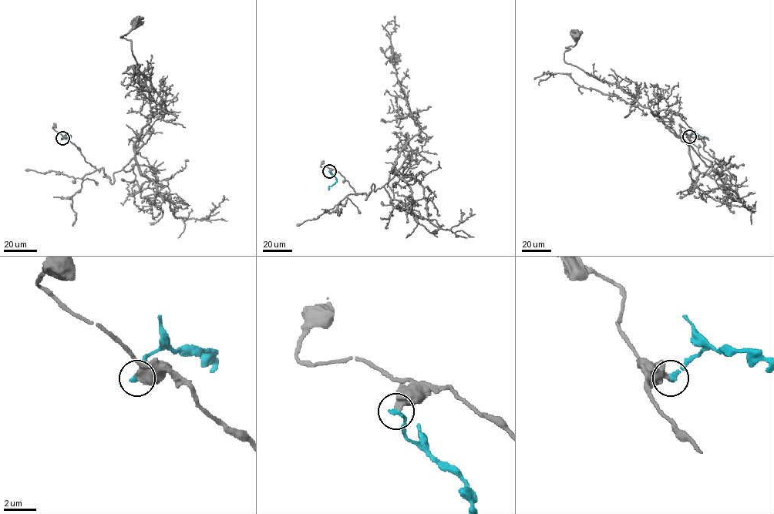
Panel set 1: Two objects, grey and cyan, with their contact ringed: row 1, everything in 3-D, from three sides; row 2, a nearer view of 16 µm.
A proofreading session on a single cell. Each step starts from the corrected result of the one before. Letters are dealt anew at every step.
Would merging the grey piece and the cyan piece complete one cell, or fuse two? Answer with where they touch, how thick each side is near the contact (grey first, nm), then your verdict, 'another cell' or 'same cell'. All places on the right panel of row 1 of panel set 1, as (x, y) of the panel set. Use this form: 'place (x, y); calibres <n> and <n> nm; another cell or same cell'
place (689, 136); calibres 480 and 320 nm; another cell

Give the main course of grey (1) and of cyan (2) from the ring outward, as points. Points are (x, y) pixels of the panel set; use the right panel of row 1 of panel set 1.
1: (689, 136), (714, 169), (701, 176), (709, 167), (647, 107), (617, 85), (567, 63), (564, 52), (577, 35)
2: (689, 136), (696, 134), (708, 139)

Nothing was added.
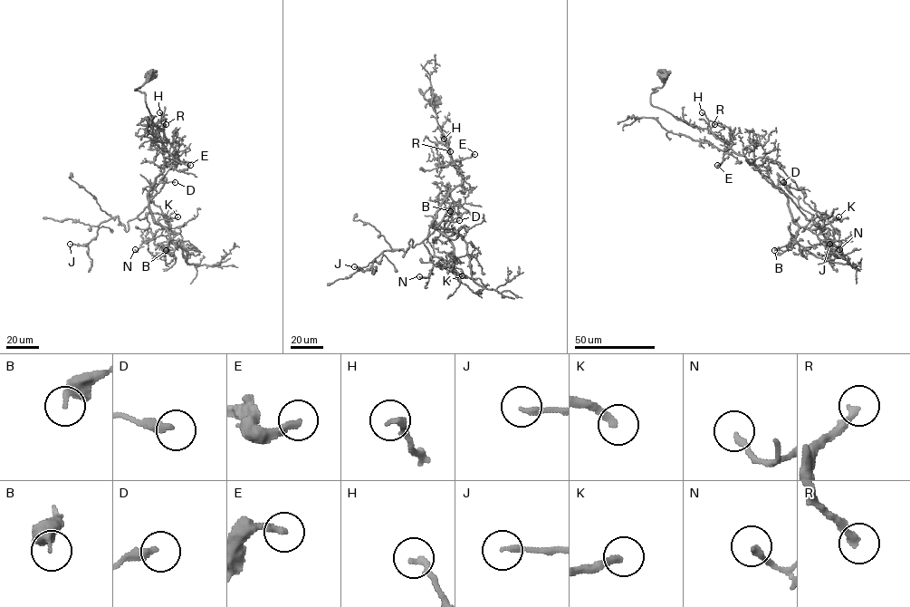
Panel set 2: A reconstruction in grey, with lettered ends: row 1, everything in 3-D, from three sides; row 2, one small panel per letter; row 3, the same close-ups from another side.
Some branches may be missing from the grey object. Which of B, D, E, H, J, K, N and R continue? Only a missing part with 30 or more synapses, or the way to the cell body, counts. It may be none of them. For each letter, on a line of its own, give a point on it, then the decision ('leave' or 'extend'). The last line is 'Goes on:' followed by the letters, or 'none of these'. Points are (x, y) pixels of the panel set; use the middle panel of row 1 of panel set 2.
B: (450, 211) | leave
D: (459, 220) | leave
E: (474, 154) | extend
H: (444, 139) | leave
J: (354, 266) | leave
K: (462, 275) | extend
N: (419, 276) | leave
R: (450, 151) | extend
Goes on: E, K, R

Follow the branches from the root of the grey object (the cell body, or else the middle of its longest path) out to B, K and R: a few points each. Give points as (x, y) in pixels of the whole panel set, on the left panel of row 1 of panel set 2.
B: (149, 75), (135, 90), (177, 154), (148, 192), (153, 219), (169, 237), (159, 245), (166, 250)
K: (149, 75), (135, 90), (145, 93), (152, 120), (177, 158), (164, 168), (166, 182), (138, 217), (177, 216)
R: (149, 75), (135, 90), (145, 93), (146, 106), (157, 126), (163, 130), (166, 124)

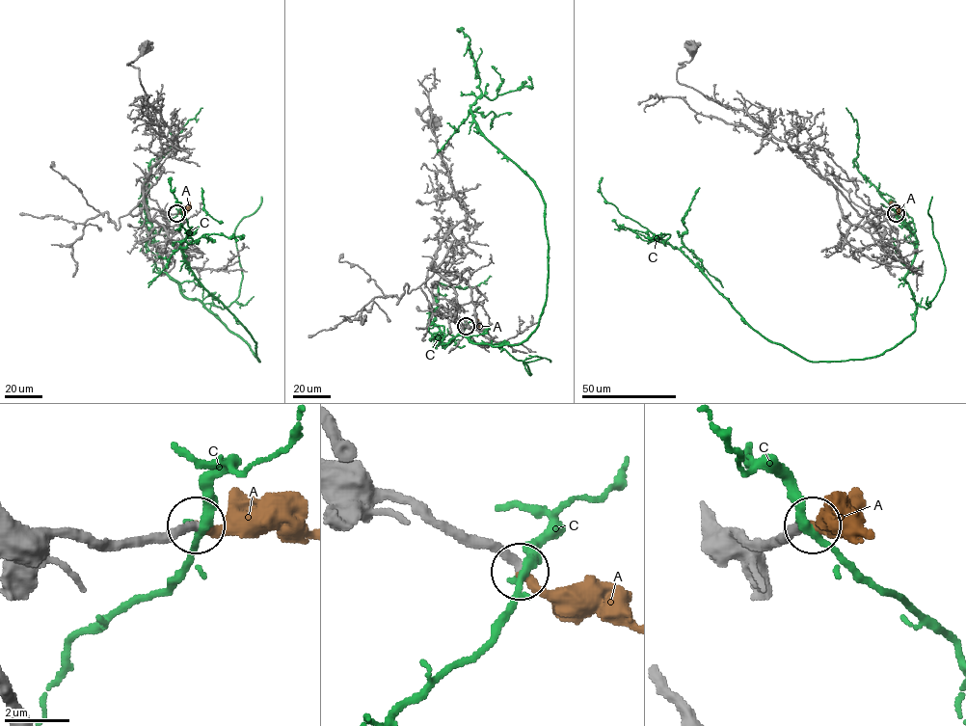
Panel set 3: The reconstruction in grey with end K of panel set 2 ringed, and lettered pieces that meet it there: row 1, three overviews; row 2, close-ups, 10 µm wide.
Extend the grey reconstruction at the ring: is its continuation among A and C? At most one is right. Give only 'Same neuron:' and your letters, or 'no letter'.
Same neuron: A

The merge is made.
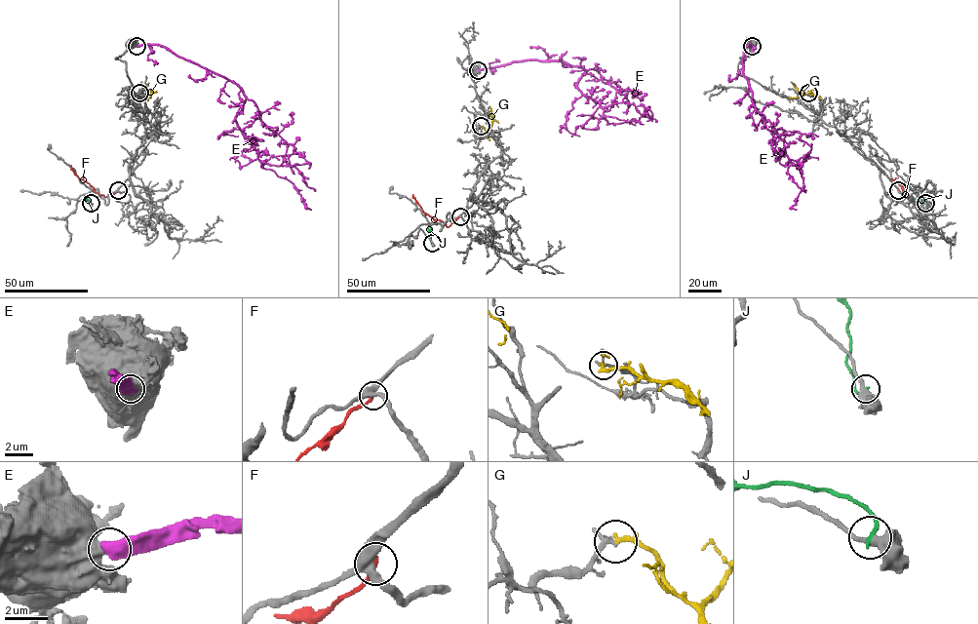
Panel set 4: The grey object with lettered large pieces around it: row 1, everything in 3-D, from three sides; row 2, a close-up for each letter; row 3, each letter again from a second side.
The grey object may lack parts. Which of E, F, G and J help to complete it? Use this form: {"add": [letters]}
{"add": []}

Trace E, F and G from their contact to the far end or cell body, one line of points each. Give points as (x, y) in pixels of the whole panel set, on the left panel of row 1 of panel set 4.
E: (136, 46), (164, 46), (233, 81), (245, 99), (236, 122), (253, 139), (261, 166), (293, 184), (311, 210)
F: (118, 190), (105, 197), (99, 195), (80, 178), (70, 165)
G: (139, 93), (151, 94), (147, 88), (149, 82)

